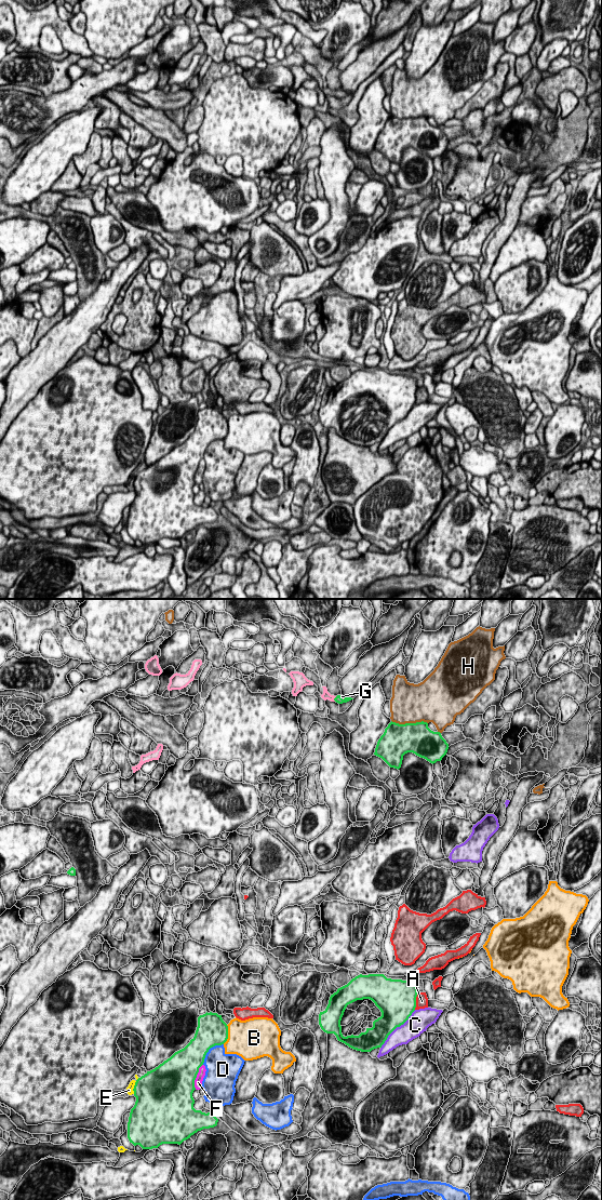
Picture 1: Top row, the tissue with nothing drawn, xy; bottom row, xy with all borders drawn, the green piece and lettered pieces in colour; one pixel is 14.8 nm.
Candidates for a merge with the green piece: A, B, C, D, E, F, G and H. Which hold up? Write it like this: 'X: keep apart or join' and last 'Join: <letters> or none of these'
A: keep apart
B: keep apart
C: keep apart
D: keep apart
E: keep apart
F: keep apart
G: join
H: keep apart
Join: G

